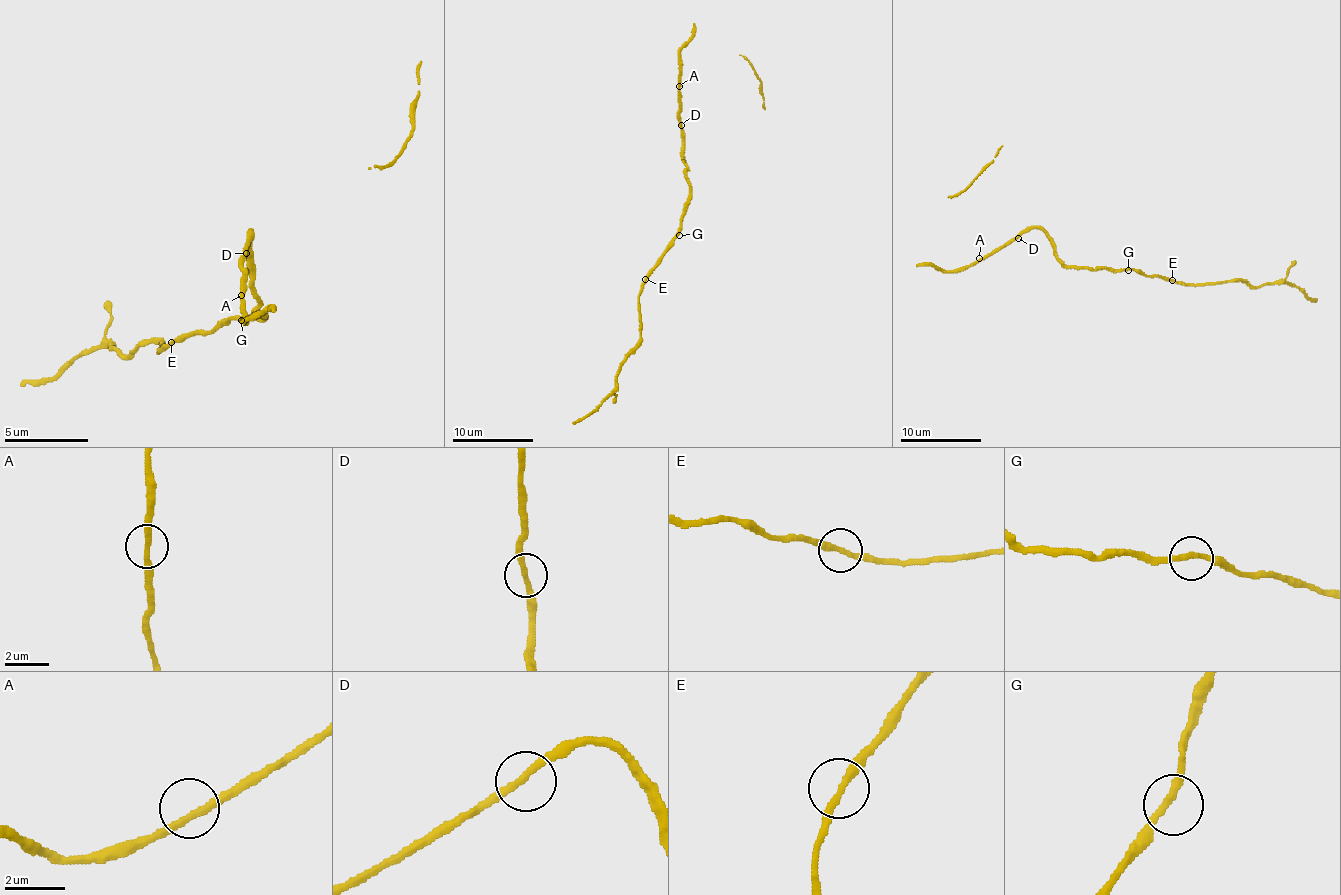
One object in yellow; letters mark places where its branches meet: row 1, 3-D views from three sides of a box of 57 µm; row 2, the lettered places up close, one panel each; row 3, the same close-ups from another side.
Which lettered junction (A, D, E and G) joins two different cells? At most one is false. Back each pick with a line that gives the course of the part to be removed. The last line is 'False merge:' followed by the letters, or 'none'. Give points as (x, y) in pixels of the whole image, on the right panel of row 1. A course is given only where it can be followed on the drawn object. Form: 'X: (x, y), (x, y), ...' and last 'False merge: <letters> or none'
False merge: none

